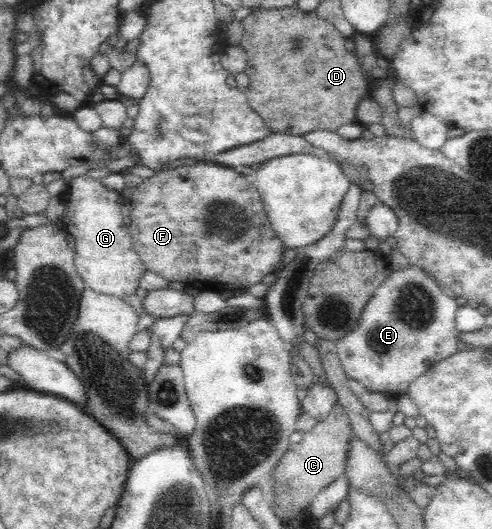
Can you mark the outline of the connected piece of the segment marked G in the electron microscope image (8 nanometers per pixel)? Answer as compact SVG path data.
M80 175L67 181L67 189L59 198L60 202L64 204L61 225L75 238L74 262L85 287L97 293L104 293L123 300L127 295L135 294L136 290L140 288L139 279L147 269L135 251L130 226L123 222L121 206L125 200L121 193L116 190L109 190L101 183L100 179Z

